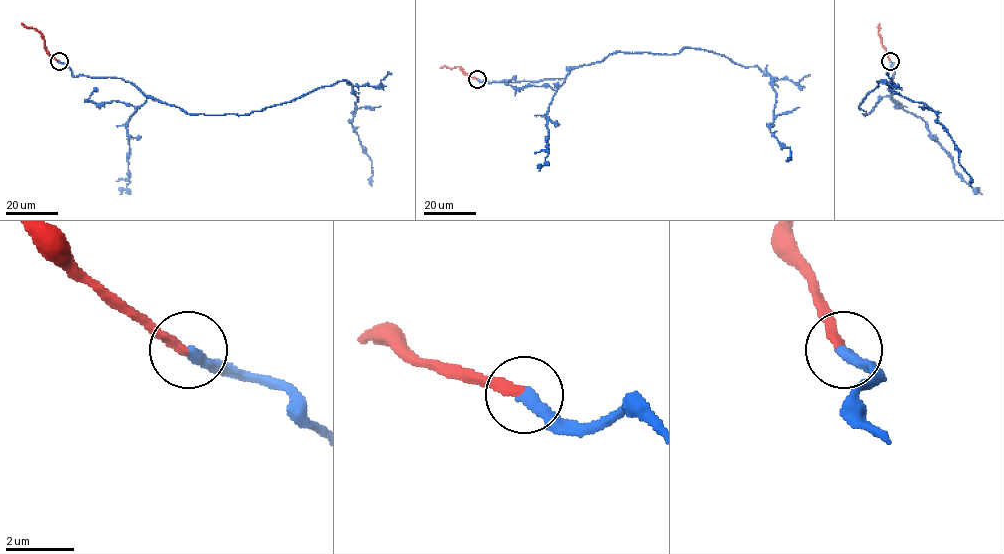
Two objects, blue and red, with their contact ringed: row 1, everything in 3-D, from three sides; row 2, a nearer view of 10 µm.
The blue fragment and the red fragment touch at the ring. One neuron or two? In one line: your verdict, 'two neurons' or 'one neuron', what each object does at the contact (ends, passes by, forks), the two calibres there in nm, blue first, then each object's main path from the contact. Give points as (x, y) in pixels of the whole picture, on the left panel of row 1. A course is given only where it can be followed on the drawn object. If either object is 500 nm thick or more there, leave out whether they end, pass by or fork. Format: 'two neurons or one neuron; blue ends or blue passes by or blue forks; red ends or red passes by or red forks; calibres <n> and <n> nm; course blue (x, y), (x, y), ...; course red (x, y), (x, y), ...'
one neuron; blue ends; red ends; calibres 360 and 280 nm; course blue (58, 61), (74, 76), (120, 78), (191, 114), (249, 115), (346, 80), (372, 186); course red (58, 61), (47, 51), (43, 36), (22, 23)

